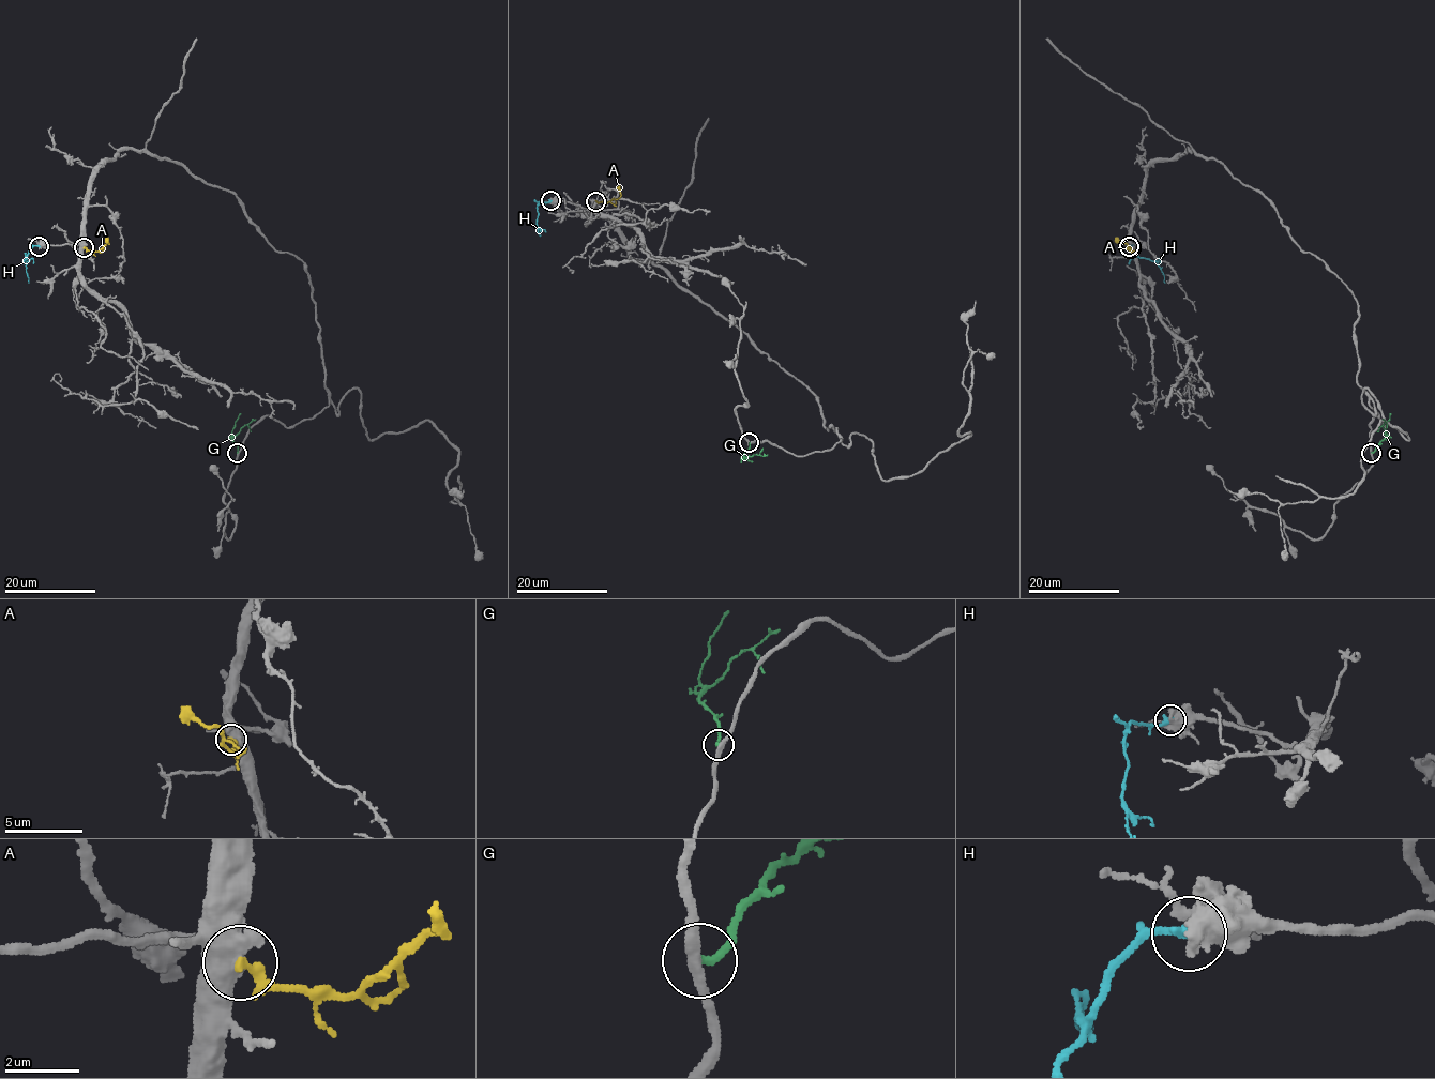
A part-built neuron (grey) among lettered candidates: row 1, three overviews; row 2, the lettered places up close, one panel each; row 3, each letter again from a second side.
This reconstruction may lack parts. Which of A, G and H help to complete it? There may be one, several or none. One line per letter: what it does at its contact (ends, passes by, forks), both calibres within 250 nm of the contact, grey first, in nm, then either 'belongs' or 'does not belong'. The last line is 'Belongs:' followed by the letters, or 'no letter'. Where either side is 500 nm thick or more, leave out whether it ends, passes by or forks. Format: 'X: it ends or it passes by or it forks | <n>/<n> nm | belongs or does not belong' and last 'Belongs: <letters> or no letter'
A: 550/280 nm | does not belong
G: it ends | 280/220 nm | does not belong
H: 550/260 nm | belongs
Belongs: H

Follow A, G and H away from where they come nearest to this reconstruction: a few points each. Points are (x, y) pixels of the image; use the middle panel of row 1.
A: (597, 201), (609, 202), (620, 197), (618, 186)
G: (750, 443), (744, 456), (768, 454)
H: (550, 201), (538, 203), (537, 226), (541, 237)

